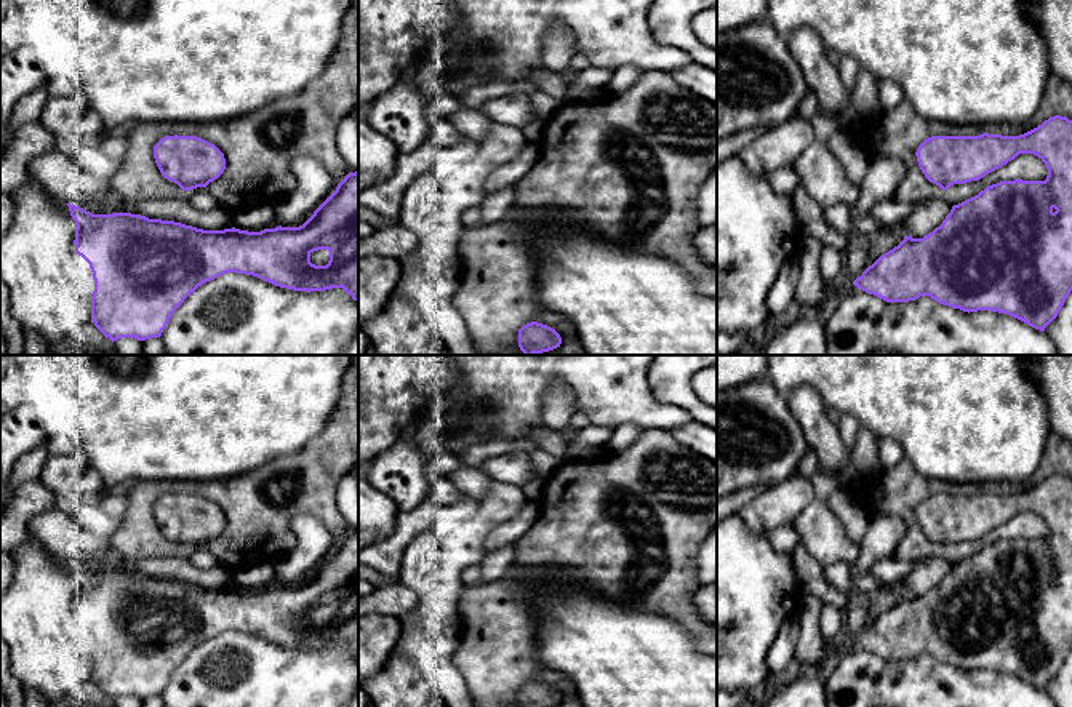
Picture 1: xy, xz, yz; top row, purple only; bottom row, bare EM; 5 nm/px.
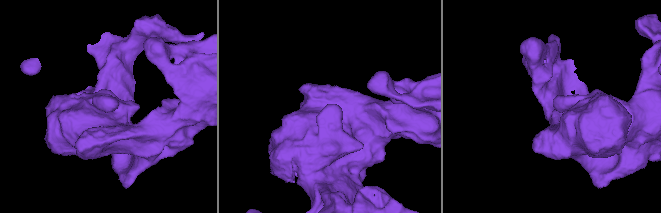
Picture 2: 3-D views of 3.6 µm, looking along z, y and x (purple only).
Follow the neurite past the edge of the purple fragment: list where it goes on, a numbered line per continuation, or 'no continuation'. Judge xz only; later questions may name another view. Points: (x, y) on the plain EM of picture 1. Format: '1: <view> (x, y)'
no continuation

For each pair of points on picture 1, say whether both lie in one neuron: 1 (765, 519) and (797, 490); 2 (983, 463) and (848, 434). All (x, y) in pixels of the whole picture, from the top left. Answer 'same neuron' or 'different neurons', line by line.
1: same neuron
2: different neurons

